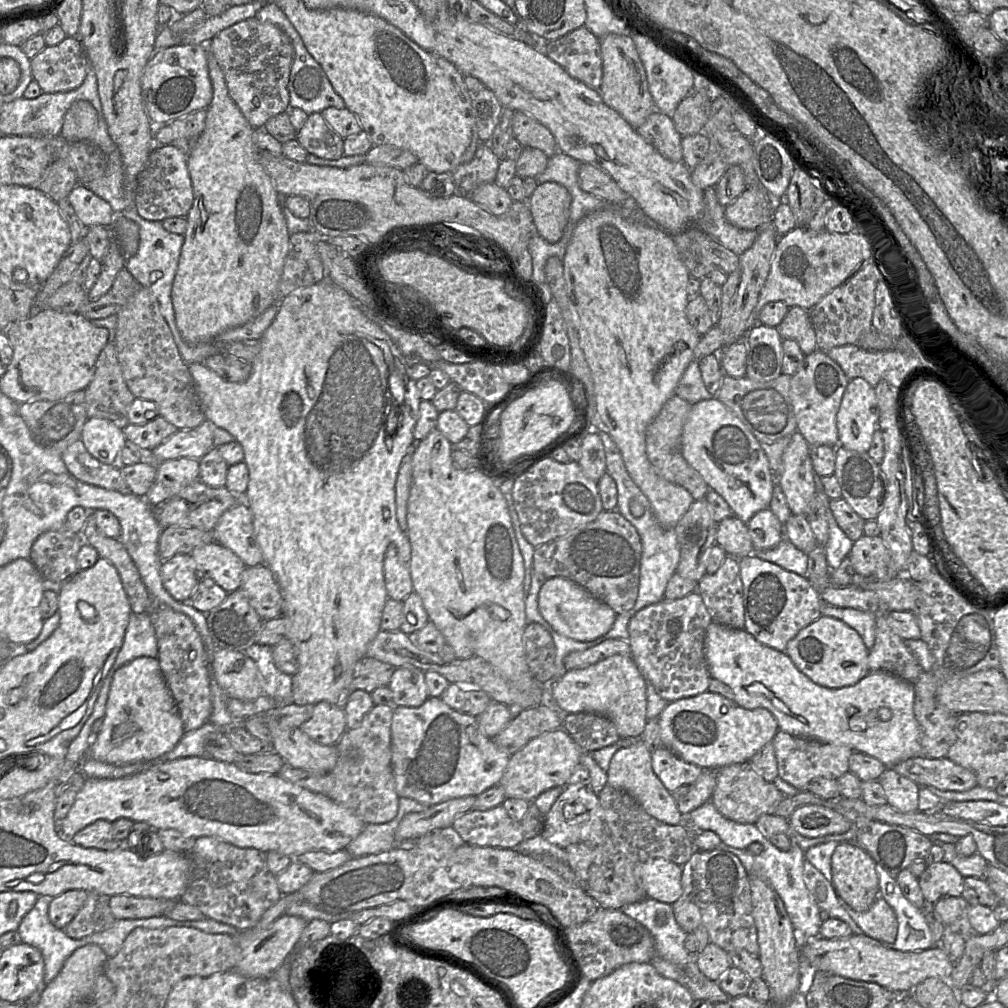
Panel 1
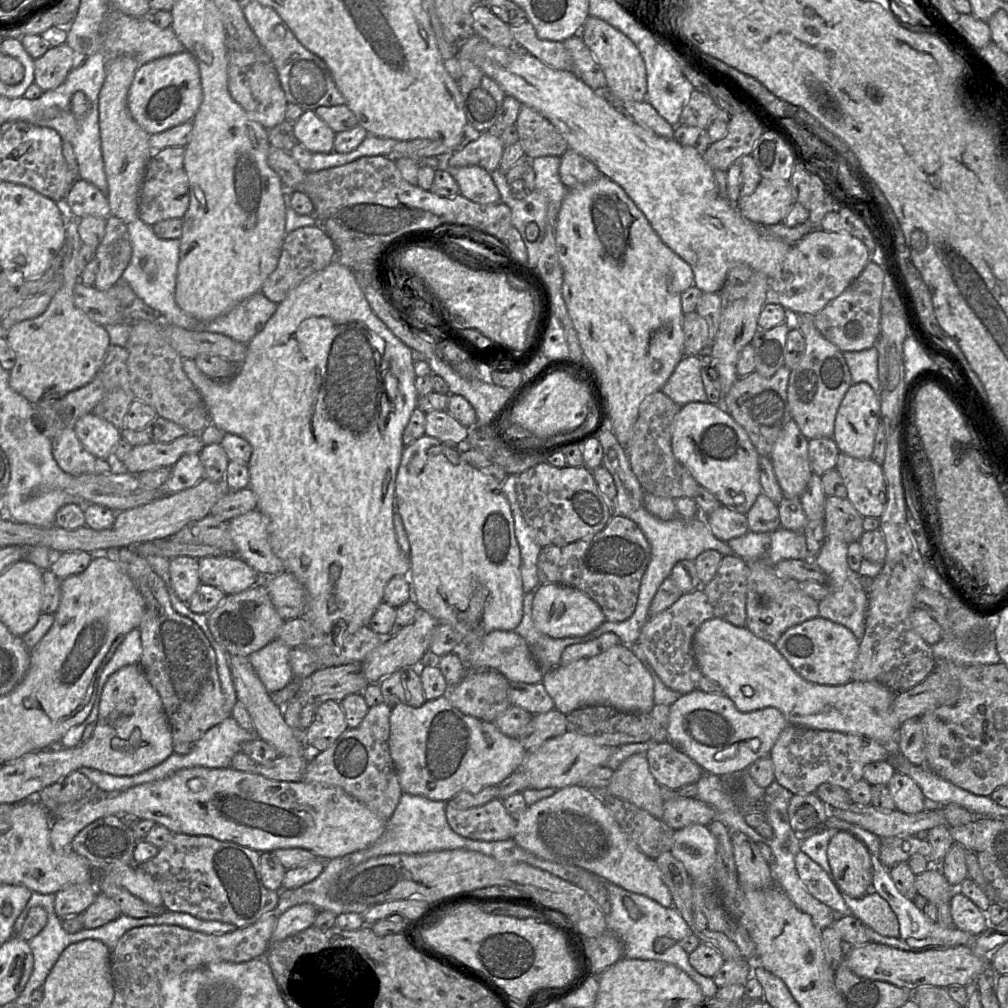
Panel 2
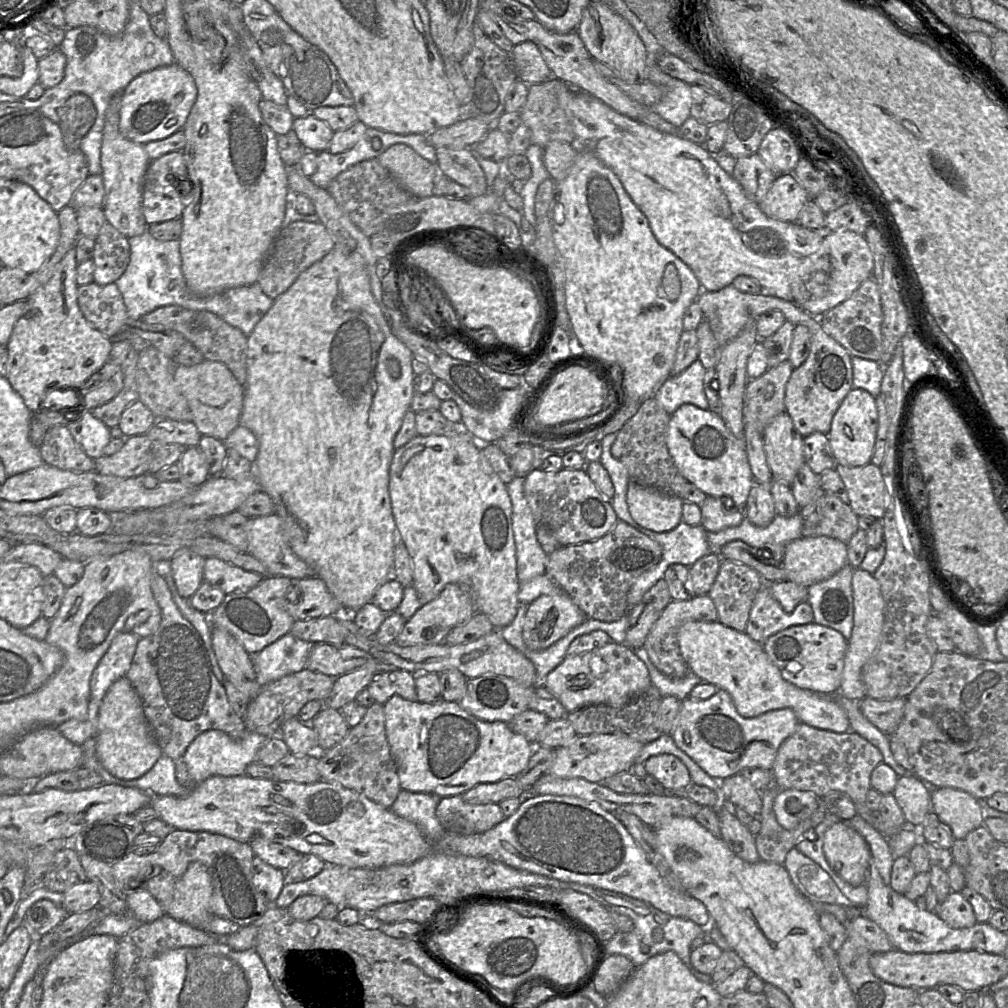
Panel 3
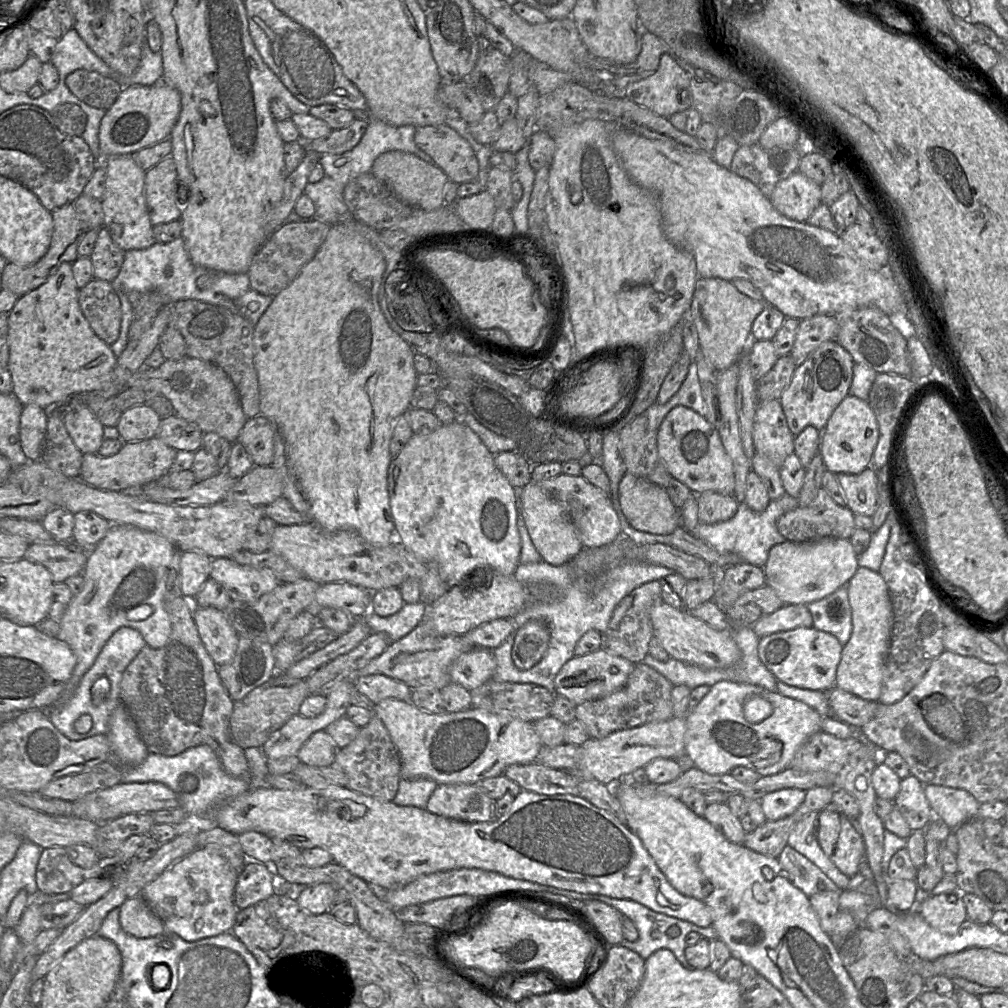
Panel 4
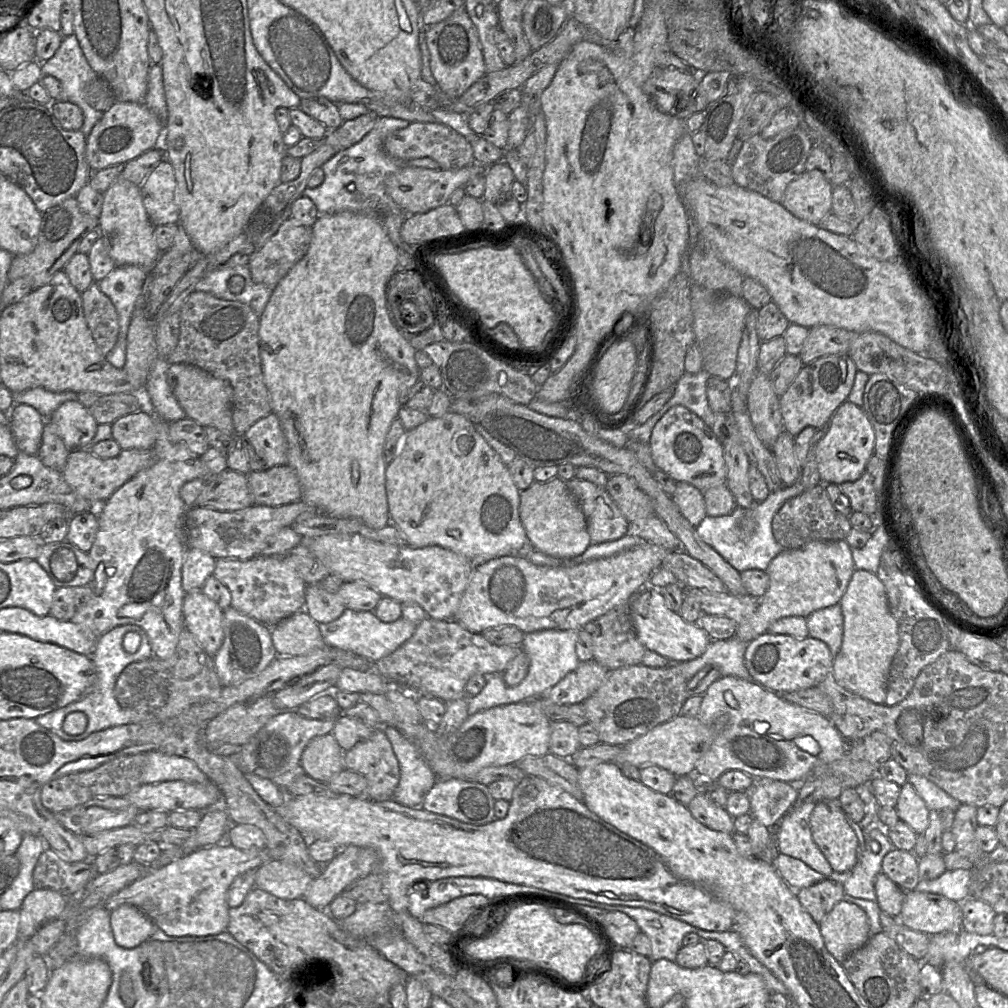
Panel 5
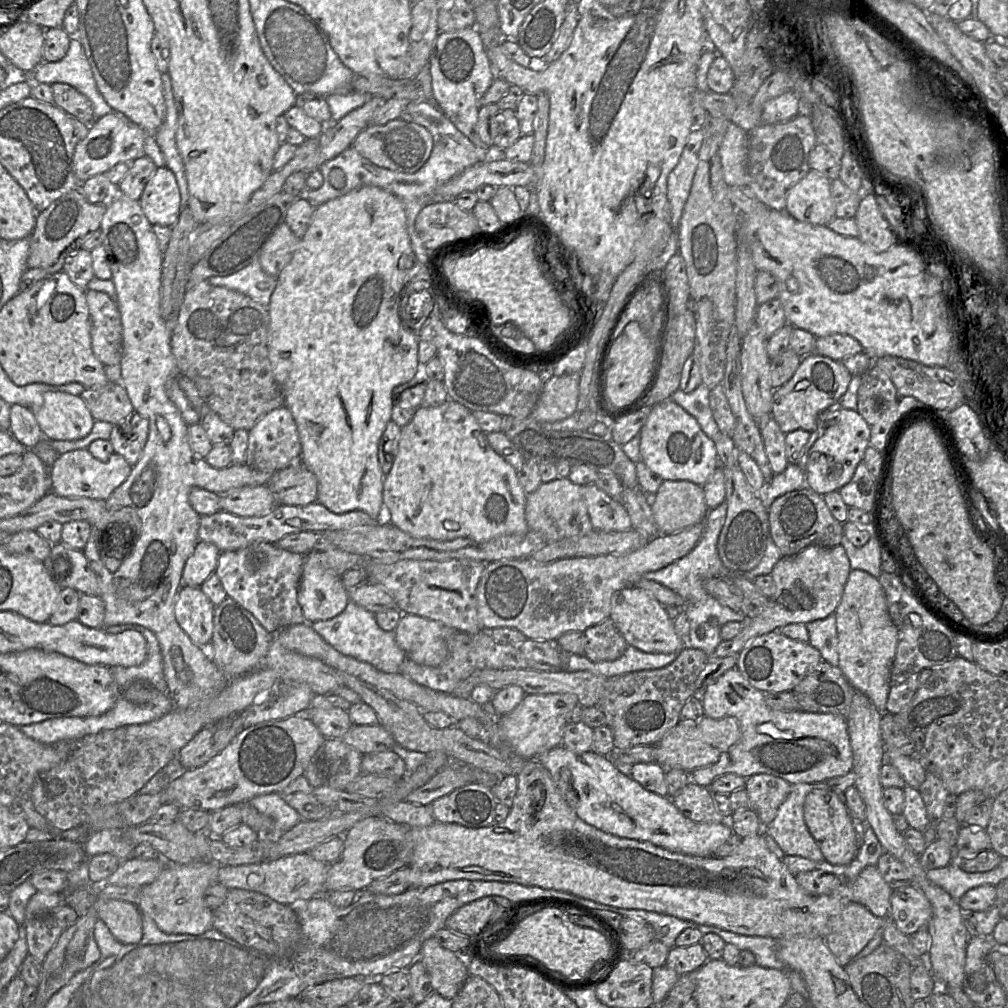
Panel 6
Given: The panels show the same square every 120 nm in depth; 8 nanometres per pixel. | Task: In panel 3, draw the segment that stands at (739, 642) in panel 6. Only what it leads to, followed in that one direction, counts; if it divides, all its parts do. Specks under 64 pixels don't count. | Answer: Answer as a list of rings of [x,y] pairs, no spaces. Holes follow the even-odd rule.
[[[828,536],[801,537],[786,545],[781,564],[787,581],[809,588],[848,564],[847,544]]]

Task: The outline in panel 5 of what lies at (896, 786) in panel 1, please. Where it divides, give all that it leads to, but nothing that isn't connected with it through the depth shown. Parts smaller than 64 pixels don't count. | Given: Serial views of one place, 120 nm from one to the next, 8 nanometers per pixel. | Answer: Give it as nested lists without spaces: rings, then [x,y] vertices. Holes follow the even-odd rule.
[[[910,782],[901,786],[895,808],[900,820],[904,821],[917,835],[925,833],[930,809]]]

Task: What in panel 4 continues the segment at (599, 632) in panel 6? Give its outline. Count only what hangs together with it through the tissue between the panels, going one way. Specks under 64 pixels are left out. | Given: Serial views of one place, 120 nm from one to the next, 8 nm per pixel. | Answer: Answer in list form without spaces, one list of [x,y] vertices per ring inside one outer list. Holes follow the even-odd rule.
[[[659,580],[644,583],[623,597],[613,610],[607,630],[602,634],[602,647],[610,653],[641,663],[649,653],[649,642],[653,636],[650,611],[656,601],[661,600]]]

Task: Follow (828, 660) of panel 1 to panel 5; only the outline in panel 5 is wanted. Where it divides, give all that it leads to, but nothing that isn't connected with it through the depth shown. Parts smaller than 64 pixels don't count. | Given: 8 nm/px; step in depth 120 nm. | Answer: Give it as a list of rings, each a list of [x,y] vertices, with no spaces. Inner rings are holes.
[[[765,632],[747,643],[744,654],[745,666],[752,680],[777,694],[816,687],[829,672],[833,673],[833,661],[834,657],[828,646],[821,640],[810,636],[799,639],[790,635],[774,634],[772,632]]]

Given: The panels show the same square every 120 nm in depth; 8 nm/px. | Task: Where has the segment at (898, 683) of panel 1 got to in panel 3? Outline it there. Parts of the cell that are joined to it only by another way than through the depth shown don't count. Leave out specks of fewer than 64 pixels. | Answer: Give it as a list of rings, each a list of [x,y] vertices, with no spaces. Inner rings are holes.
[[[693,621],[680,627],[677,638],[690,672],[728,692],[740,716],[752,718],[771,710],[790,708],[800,722],[812,727],[836,733],[851,730],[845,710],[833,695],[801,689],[786,681],[768,658],[762,644],[750,638],[745,631],[736,631],[719,621]]]

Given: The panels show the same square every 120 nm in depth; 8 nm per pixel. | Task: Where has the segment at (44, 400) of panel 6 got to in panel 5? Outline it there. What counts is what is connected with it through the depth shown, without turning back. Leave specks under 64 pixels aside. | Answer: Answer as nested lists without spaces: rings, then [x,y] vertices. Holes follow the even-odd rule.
[[[78,399],[64,402],[49,419],[70,450],[89,449],[93,443],[98,423]]]

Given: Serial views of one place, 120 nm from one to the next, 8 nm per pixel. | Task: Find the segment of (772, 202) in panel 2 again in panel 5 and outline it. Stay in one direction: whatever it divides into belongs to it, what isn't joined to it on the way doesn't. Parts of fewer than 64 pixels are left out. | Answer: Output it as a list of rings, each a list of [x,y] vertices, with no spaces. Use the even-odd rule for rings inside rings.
[[[805,171],[787,185],[780,203],[796,218],[818,225],[826,215],[832,213],[833,188],[831,181],[826,179],[820,171]]]

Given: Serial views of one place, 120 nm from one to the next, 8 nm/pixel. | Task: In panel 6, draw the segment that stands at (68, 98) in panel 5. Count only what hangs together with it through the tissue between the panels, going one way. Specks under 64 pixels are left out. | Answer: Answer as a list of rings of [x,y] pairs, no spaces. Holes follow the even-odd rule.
[[[71,37],[66,55],[59,61],[41,62],[32,72],[33,83],[66,83],[87,96],[93,104],[96,118],[106,114],[125,116],[112,108],[97,88],[92,69],[85,55],[81,42]]]

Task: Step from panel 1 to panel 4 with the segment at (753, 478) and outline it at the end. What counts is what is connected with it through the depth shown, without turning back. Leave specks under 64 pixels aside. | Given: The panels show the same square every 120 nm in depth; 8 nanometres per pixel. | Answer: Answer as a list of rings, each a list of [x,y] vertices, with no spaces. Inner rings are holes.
[[[678,405],[670,410],[657,429],[658,455],[673,478],[685,484],[694,494],[718,492],[733,495],[733,465],[717,429],[690,408]]]

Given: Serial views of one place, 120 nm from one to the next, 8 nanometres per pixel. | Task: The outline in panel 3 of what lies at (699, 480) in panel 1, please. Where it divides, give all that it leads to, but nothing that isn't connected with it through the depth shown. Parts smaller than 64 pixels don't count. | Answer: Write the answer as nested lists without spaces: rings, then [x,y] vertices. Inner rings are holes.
[[[653,396],[647,398],[641,403],[636,414],[617,432],[616,440],[611,446],[611,454],[624,465],[631,480],[680,497],[688,481],[678,471],[667,449],[666,431],[670,416]]]

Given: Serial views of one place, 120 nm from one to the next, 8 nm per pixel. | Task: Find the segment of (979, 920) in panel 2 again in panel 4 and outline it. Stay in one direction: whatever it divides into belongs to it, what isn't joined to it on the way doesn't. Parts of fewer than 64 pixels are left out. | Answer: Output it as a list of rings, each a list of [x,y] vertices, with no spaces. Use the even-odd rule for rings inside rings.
[[[940,893],[930,895],[914,909],[930,926],[936,930],[954,934],[967,920],[962,893]]]

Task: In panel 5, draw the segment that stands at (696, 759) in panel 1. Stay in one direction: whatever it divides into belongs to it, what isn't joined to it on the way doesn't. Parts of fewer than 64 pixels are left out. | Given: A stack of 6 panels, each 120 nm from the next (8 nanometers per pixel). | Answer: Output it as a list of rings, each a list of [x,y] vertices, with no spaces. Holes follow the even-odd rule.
[[[721,676],[709,685],[696,717],[703,724],[709,725],[725,714],[729,716],[728,724],[717,734],[709,749],[695,763],[694,774],[712,783],[715,783],[727,770],[740,770],[753,779],[770,778],[798,785],[814,767],[839,760],[847,751],[847,741],[829,718],[816,711],[790,703],[782,695],[753,680]],[[726,691],[732,692],[738,702],[737,708],[726,703],[724,699]]]

